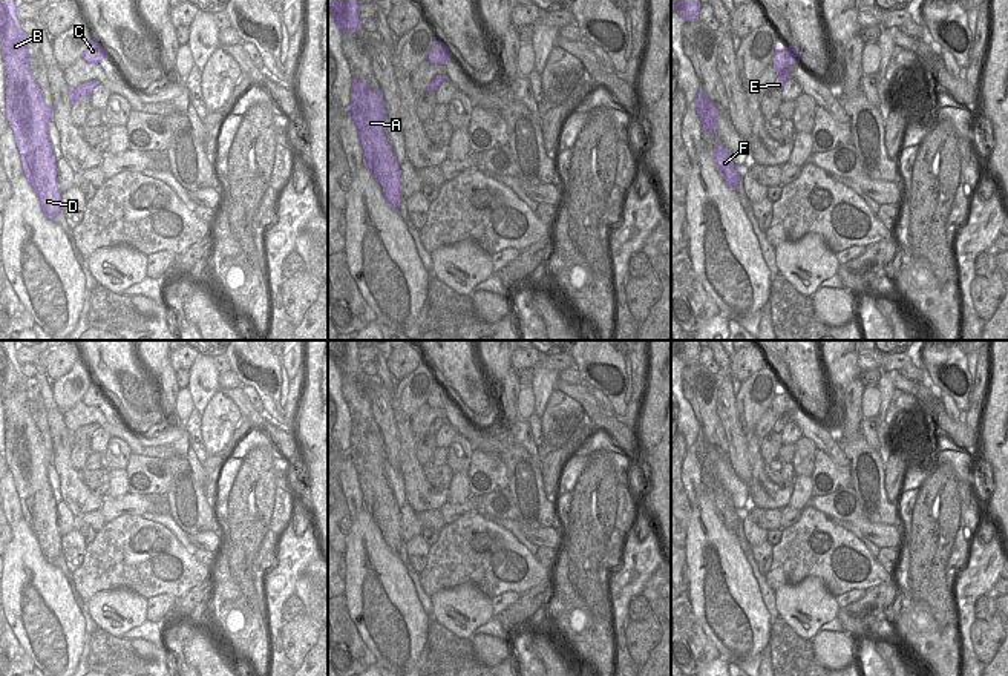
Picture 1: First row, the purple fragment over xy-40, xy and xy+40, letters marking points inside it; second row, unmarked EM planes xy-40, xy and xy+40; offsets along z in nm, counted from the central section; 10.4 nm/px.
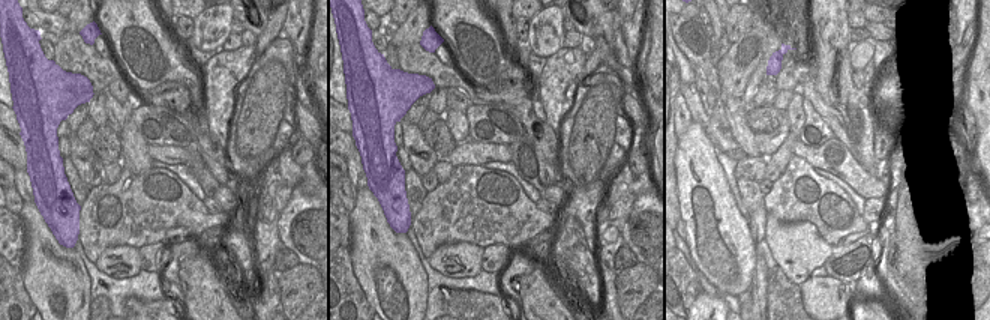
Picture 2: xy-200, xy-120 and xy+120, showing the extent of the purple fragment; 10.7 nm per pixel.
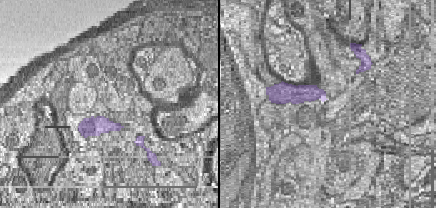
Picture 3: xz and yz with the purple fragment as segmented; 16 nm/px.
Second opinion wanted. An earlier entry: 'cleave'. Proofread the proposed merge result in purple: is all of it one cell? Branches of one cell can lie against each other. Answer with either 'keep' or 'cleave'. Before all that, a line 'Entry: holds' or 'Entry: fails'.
Entry: holds
cleave

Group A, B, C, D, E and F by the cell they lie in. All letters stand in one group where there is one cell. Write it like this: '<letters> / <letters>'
A B D E F / C

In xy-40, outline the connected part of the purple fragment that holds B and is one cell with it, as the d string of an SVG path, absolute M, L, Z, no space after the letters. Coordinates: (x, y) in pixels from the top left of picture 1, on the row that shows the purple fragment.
M0 0L0 51L5 64L5 116L12 129L21 172L46 218L55 222L61 208L57 159L47 136L54 103L44 103L29 69L28 34L17 17L18 0Z

